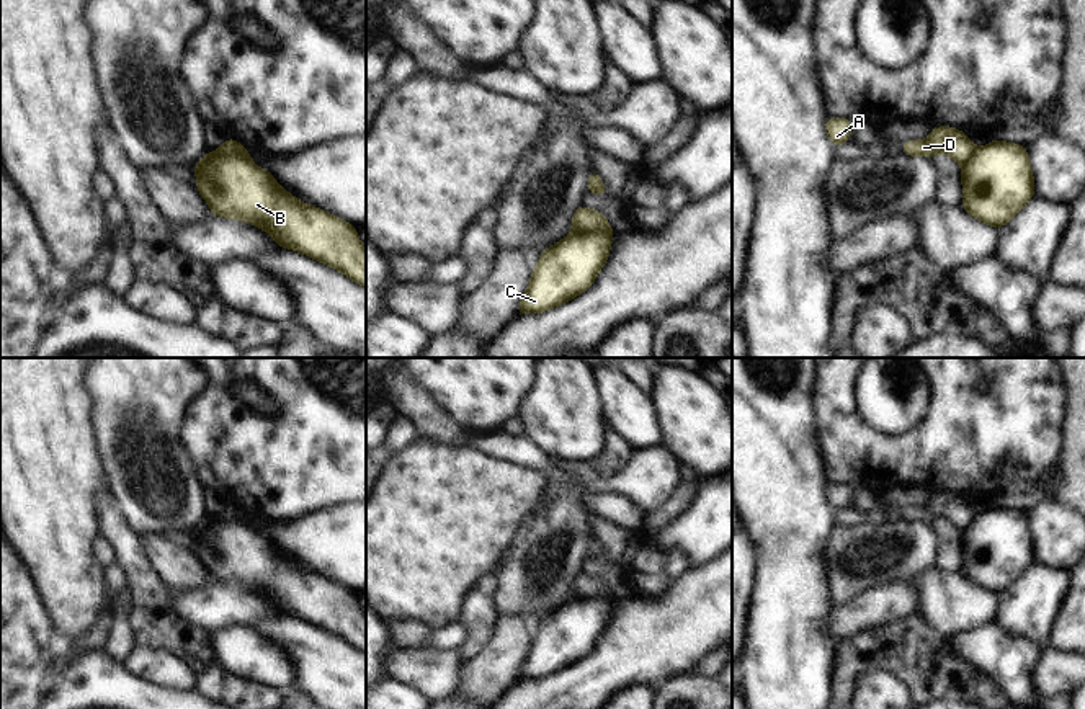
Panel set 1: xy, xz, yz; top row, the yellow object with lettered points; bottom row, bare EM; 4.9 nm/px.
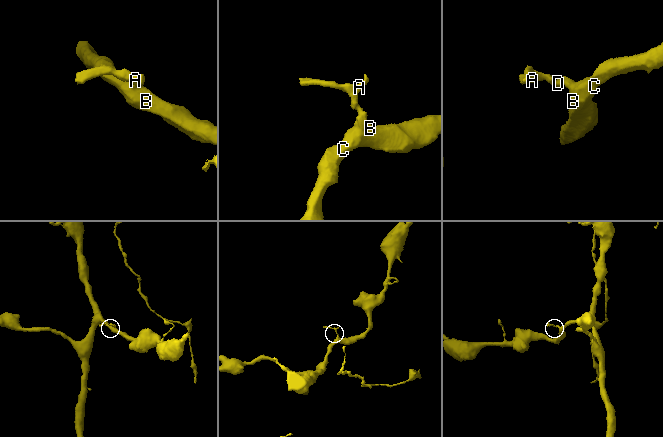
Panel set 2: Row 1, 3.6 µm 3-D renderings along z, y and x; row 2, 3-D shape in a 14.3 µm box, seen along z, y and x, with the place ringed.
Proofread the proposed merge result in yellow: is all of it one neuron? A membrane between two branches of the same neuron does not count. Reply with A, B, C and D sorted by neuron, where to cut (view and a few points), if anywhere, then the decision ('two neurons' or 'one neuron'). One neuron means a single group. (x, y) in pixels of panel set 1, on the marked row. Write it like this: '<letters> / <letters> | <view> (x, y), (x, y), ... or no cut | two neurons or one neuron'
A D / B C | xz (574, 229), (611, 232) | two neurons

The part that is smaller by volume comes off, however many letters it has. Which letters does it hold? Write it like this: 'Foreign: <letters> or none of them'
Foreign: A, D

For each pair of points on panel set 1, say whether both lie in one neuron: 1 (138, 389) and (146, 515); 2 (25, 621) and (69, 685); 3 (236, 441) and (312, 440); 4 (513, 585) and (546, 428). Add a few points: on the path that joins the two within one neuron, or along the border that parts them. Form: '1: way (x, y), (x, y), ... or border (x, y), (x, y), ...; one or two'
1: way (138, 420), (138, 432), (144, 438), (147, 484); one
2: border (51, 678), (44, 691); two
3: way (255, 441), (293, 441); one
4: border (523, 436), (551, 458); two

